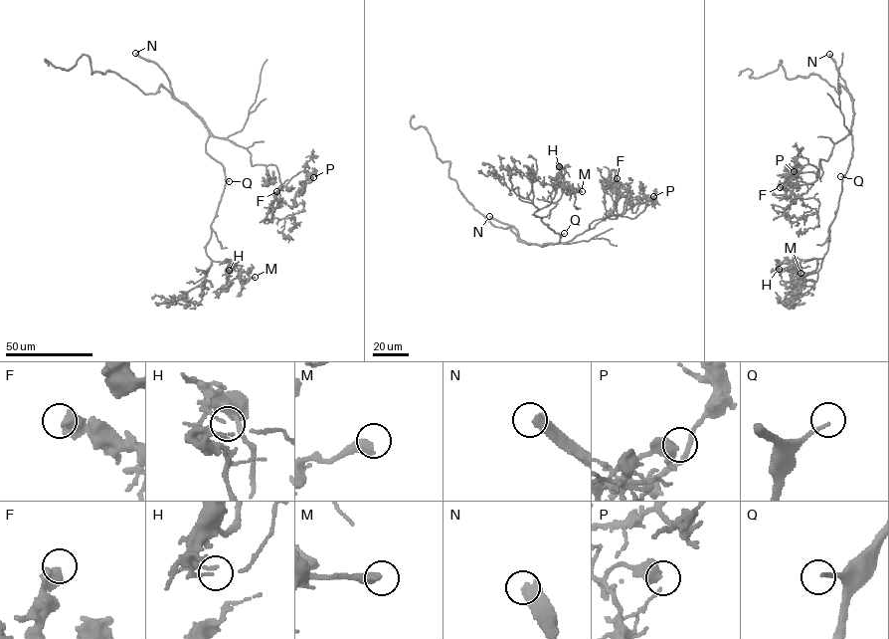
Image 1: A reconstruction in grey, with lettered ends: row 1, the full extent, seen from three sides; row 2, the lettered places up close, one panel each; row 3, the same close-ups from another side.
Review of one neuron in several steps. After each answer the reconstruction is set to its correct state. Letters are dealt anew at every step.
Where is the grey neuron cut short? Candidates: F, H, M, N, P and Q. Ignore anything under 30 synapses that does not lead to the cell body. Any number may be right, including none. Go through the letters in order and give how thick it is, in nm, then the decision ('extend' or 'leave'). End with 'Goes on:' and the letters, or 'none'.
F: 550 nm thick; leave
H: 80 nm thick; leave
M: 440 nm thick; extend
N: 360 nm thick; extend
P: 600 nm thick; leave
Q: 150 nm thick; extend
Goes on: M, N, Q

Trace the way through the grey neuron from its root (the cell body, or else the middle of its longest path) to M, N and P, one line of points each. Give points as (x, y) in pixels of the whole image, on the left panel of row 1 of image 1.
M: (204, 123), (206, 151), (222, 165), (226, 181), (206, 253), (213, 261), (233, 263), (243, 281), (255, 277)
N: (204, 123), (174, 97), (164, 72), (155, 63), (135, 53)
P: (204, 123), (214, 135), (247, 149), (252, 166), (274, 164), (283, 186), (301, 171), (313, 177)

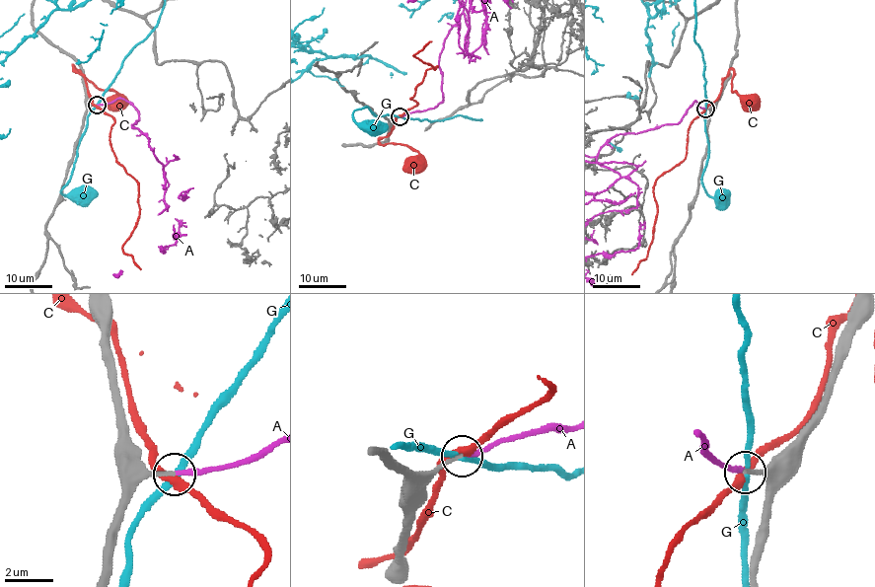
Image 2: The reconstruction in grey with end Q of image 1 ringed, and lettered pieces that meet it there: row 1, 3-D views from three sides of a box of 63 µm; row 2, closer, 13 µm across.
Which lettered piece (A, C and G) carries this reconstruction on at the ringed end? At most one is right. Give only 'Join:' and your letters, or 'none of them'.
Join: A

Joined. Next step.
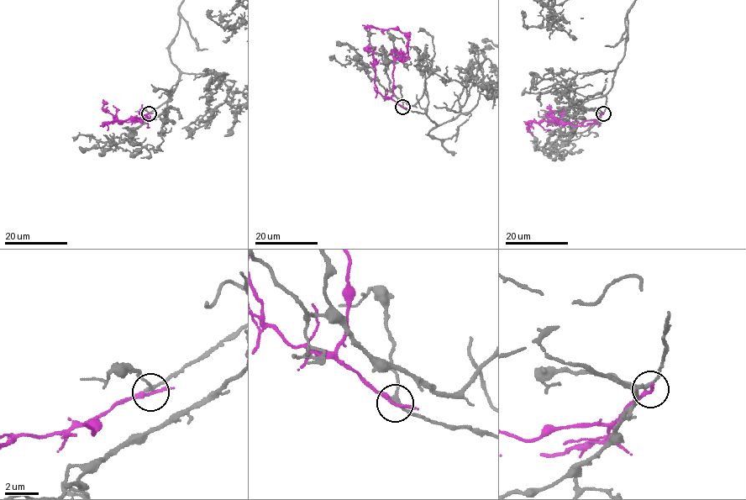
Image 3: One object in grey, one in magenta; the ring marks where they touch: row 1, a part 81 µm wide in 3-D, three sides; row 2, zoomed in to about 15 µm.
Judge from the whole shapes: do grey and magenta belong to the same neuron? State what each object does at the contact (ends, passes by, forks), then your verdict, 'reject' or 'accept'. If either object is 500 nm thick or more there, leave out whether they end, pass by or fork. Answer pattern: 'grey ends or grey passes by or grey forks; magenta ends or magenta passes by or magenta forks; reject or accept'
grey passes by; magenta passes by; accept

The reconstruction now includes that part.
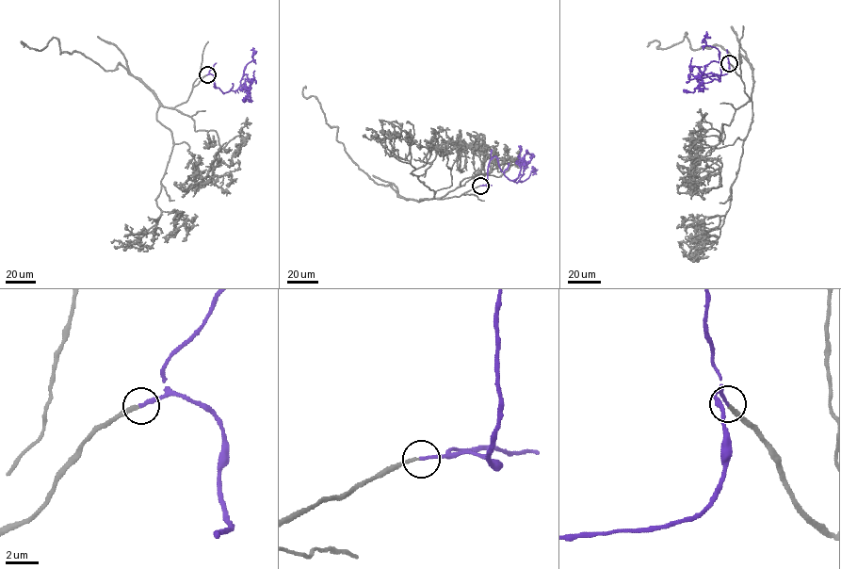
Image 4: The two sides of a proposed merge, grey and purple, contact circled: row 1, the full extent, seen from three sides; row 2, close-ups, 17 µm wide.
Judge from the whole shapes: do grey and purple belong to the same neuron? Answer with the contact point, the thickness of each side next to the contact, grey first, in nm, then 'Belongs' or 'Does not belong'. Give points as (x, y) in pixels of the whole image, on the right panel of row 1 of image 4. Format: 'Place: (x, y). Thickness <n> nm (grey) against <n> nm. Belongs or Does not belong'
Place: (729, 63). Thickness 200 nm (grey) against 200 nm. Belongs

